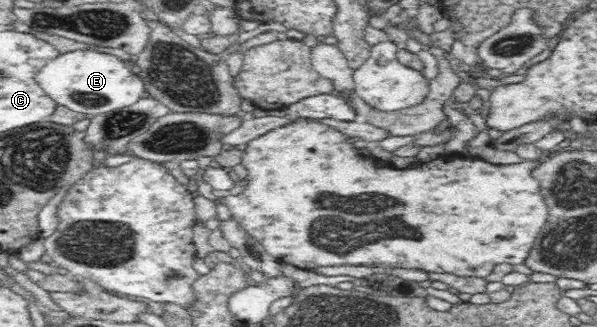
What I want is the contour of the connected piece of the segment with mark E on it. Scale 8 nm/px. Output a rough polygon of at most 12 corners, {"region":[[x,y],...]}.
{"region":[[58,55],[37,81],[56,104],[129,107],[144,81],[118,56]]}

